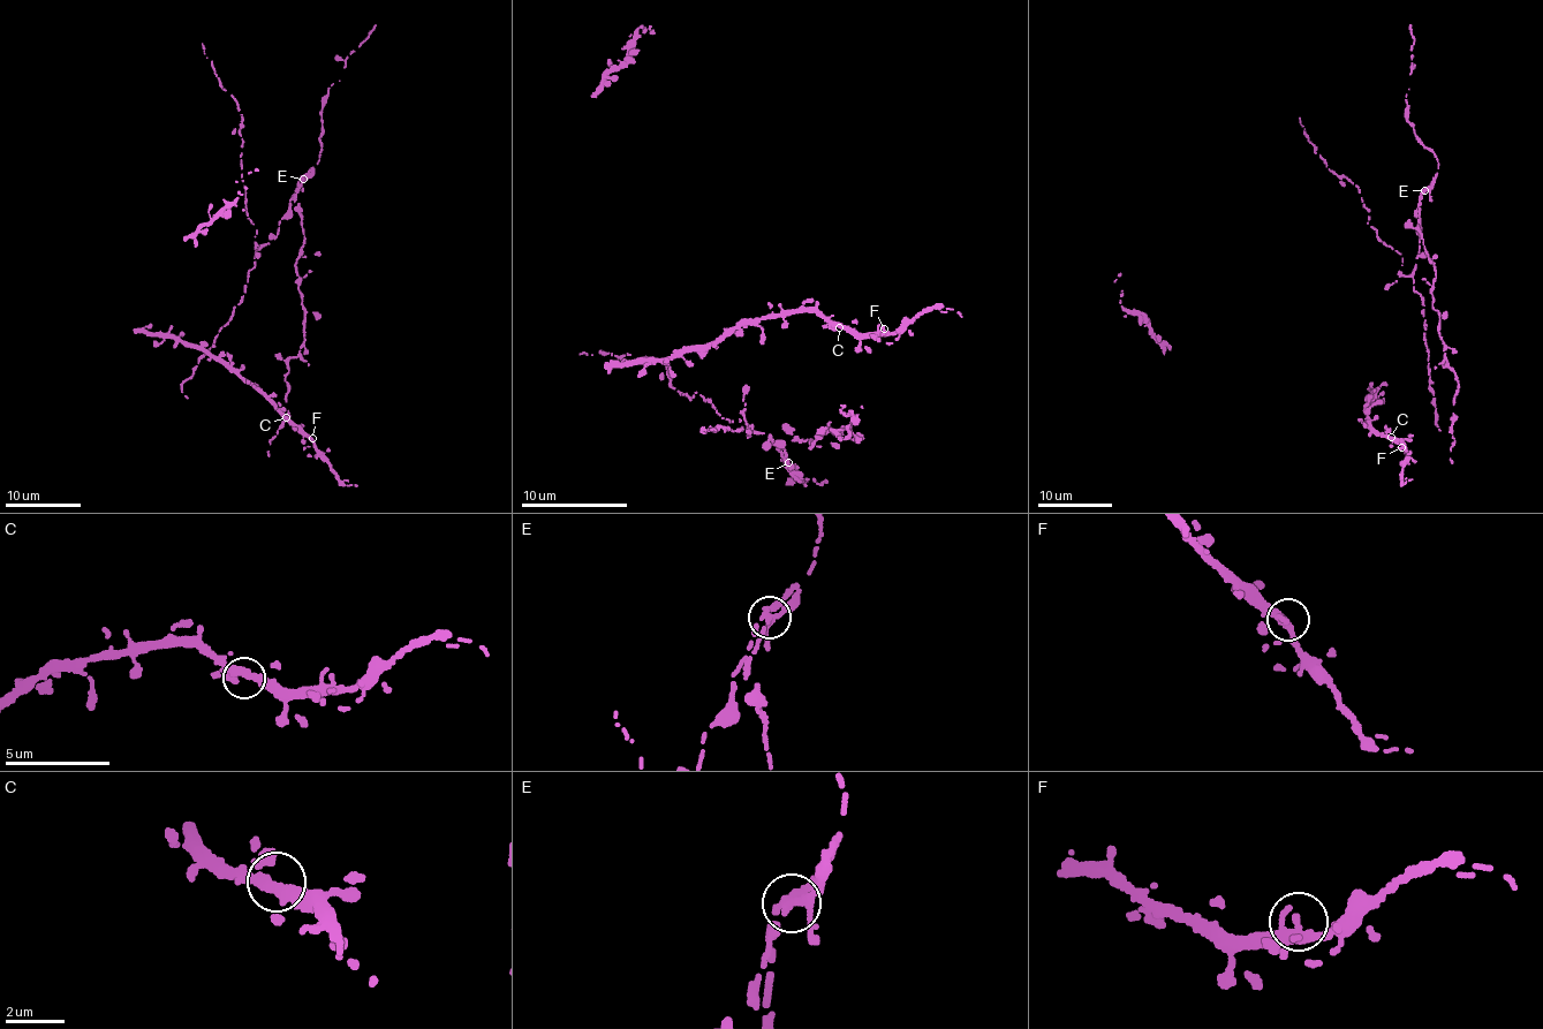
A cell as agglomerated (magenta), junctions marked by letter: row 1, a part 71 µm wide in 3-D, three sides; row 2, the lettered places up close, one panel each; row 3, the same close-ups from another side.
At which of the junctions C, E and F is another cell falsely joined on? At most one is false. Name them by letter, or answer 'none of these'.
E

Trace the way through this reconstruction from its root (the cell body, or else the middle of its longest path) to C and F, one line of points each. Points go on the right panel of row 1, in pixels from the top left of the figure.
C: (1373, 401), (1366, 408), (1373, 429), (1391, 437)
F: (1373, 401), (1366, 408), (1373, 429), (1400, 441), (1401, 447)

